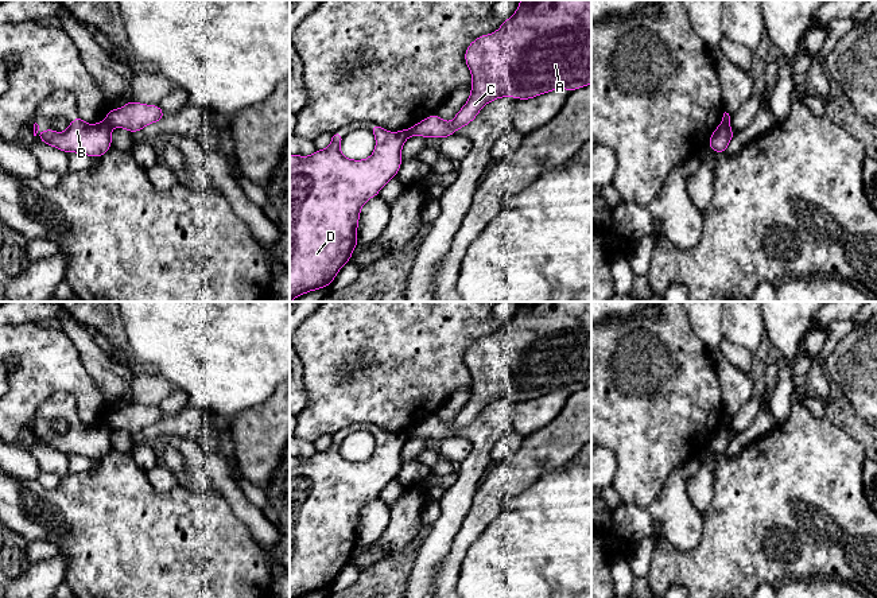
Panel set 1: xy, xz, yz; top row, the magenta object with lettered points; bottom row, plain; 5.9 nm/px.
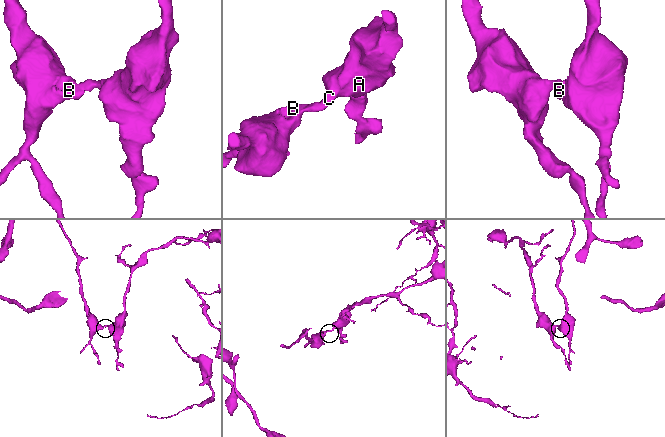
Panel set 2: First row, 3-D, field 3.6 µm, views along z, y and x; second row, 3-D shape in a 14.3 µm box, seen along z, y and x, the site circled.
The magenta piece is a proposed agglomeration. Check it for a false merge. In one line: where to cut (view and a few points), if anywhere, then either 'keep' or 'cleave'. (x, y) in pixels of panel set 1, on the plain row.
cut in xy along (105, 422), (112, 428); cleave

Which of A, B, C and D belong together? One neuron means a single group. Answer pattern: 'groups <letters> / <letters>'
groups A C / B D

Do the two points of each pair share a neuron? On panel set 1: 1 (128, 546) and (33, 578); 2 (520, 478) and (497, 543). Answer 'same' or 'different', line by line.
1: different
2: different

